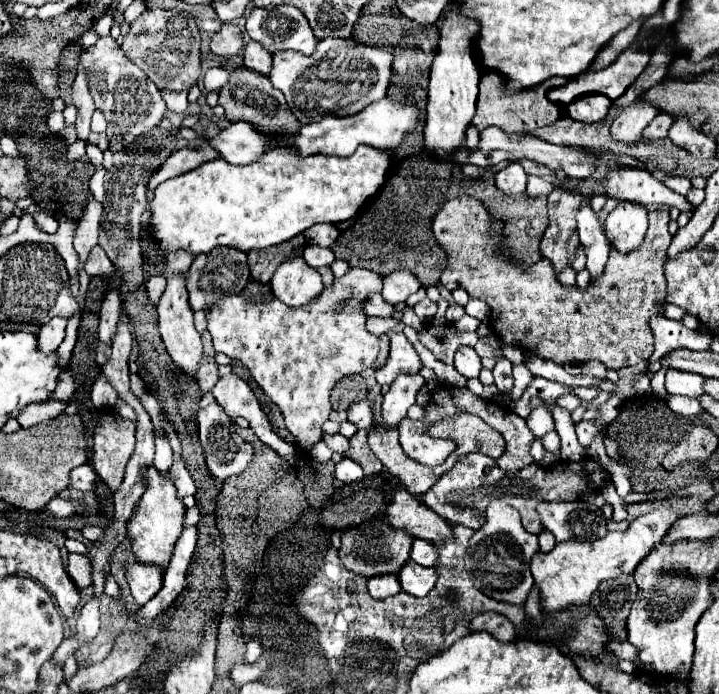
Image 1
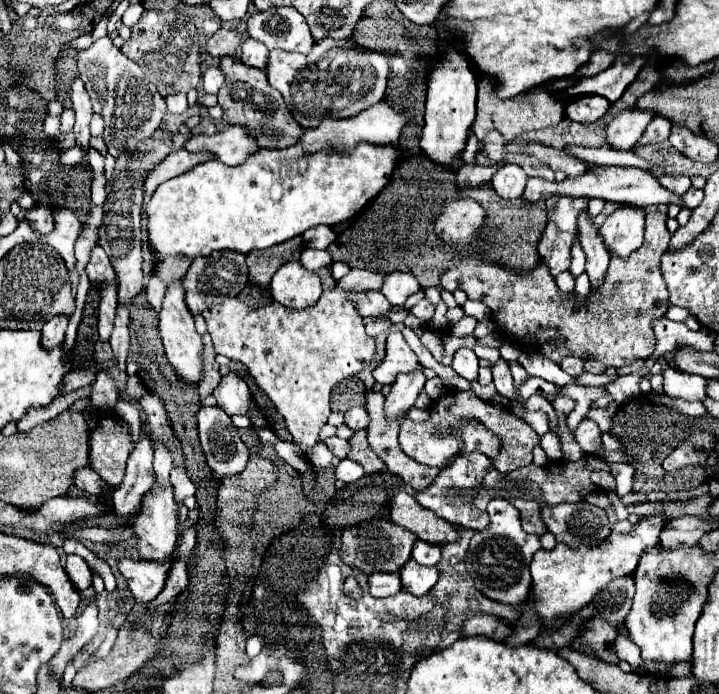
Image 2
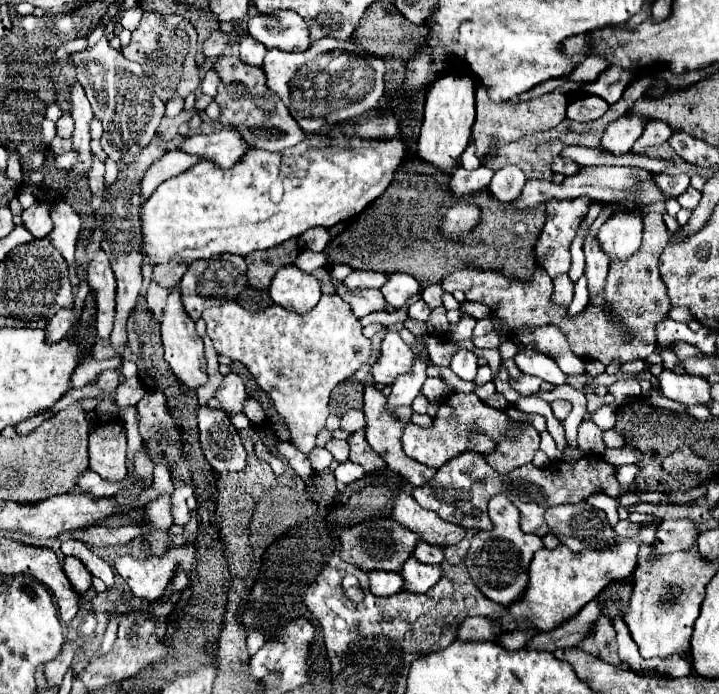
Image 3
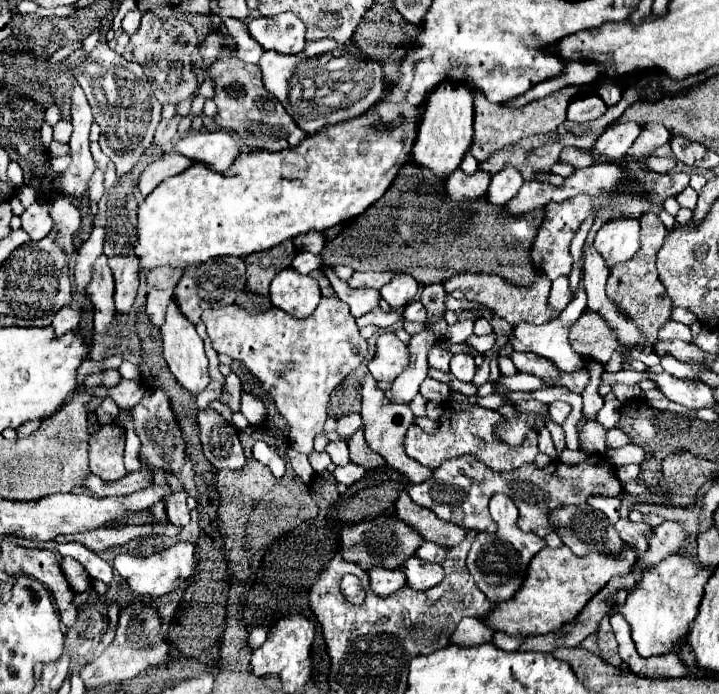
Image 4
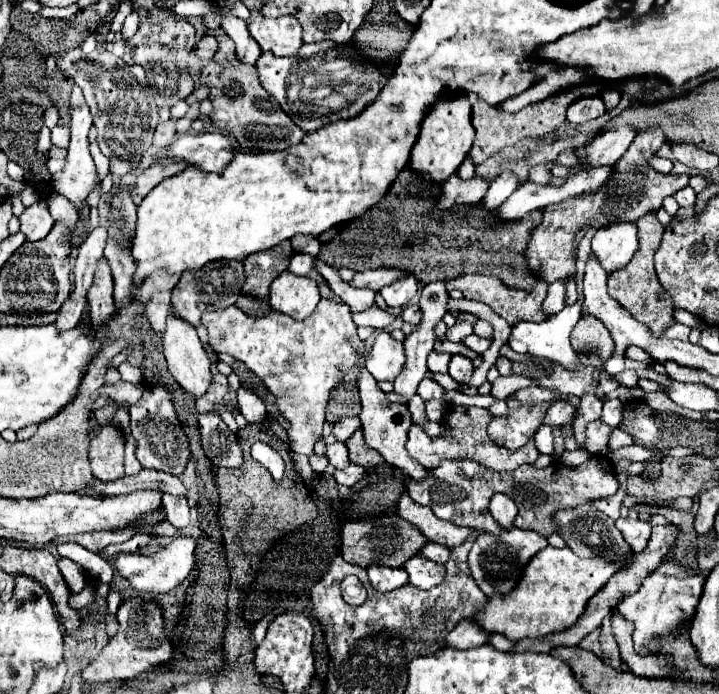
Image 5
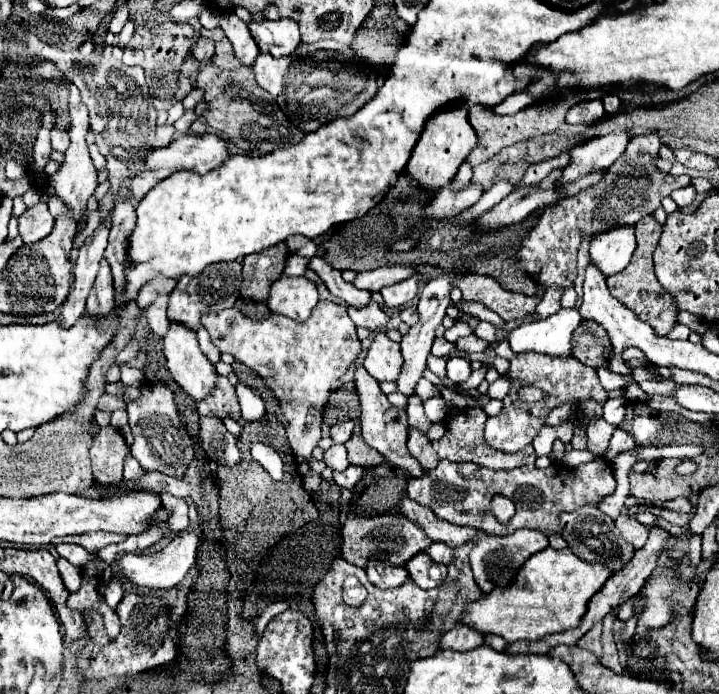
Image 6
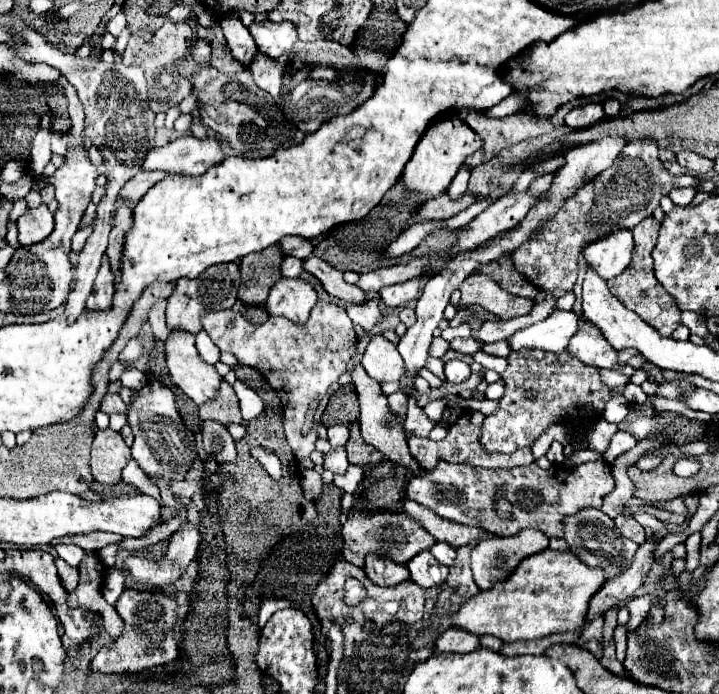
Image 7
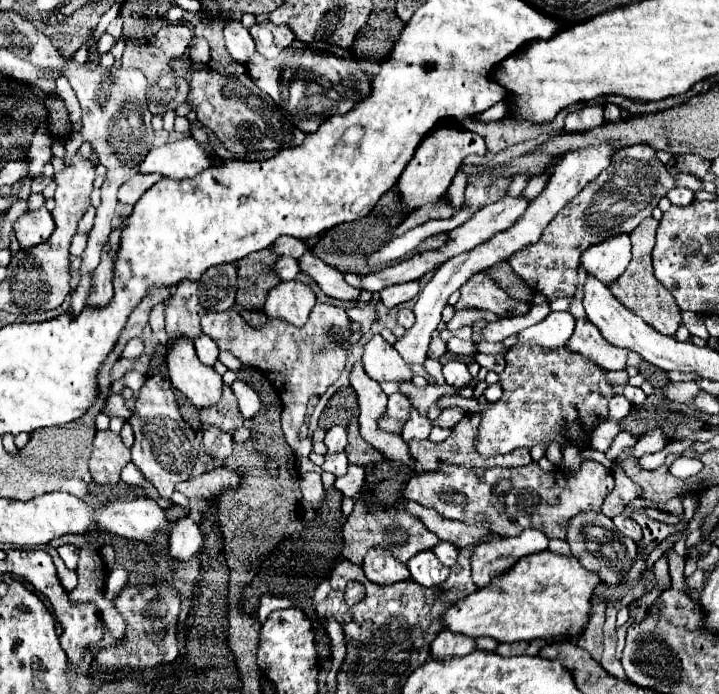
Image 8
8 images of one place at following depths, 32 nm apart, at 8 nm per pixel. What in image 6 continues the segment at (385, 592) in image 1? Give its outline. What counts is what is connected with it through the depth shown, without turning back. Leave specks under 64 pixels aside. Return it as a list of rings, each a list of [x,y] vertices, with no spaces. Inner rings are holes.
[[[376,560],[368,562],[366,566],[366,574],[370,578],[370,582],[380,588],[380,590],[390,590],[390,588],[398,588],[408,580],[408,572],[404,572],[404,566],[396,568],[396,566],[388,566],[388,564],[380,564]]]

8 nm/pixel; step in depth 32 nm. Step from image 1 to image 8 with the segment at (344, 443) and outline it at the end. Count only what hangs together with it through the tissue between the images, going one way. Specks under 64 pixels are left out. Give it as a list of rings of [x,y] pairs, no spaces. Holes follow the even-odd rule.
[[[336,452],[336,454],[326,454],[326,460],[322,464],[322,470],[326,472],[332,472],[334,476],[342,476],[348,468],[348,458],[346,458],[346,452]]]

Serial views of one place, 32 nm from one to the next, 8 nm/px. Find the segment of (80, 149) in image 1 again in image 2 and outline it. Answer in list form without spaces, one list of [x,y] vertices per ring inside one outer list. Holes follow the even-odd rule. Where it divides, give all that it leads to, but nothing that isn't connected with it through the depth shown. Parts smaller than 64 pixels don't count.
[[[74,145],[72,148],[61,154],[60,163],[62,165],[75,165],[82,161],[83,155],[83,149],[78,145]]]

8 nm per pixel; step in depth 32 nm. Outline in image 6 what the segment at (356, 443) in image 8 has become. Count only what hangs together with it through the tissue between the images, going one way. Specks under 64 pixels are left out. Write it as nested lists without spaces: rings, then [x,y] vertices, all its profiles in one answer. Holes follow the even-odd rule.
[[[360,426],[354,428],[352,432],[352,438],[344,444],[346,450],[348,450],[348,460],[350,464],[356,464],[356,466],[378,466],[384,462],[384,458],[380,456],[380,452],[368,448],[368,444],[364,444],[362,440],[362,434],[360,434]]]

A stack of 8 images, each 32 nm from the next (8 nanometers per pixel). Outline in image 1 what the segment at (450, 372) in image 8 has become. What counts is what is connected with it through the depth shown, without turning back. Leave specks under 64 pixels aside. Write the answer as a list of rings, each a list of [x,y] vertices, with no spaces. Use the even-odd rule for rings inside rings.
[[[462,346],[458,352],[456,352],[456,358],[454,358],[454,366],[456,370],[466,376],[466,378],[476,378],[482,370],[482,364],[480,364],[480,356],[476,354],[476,350],[472,346]]]

